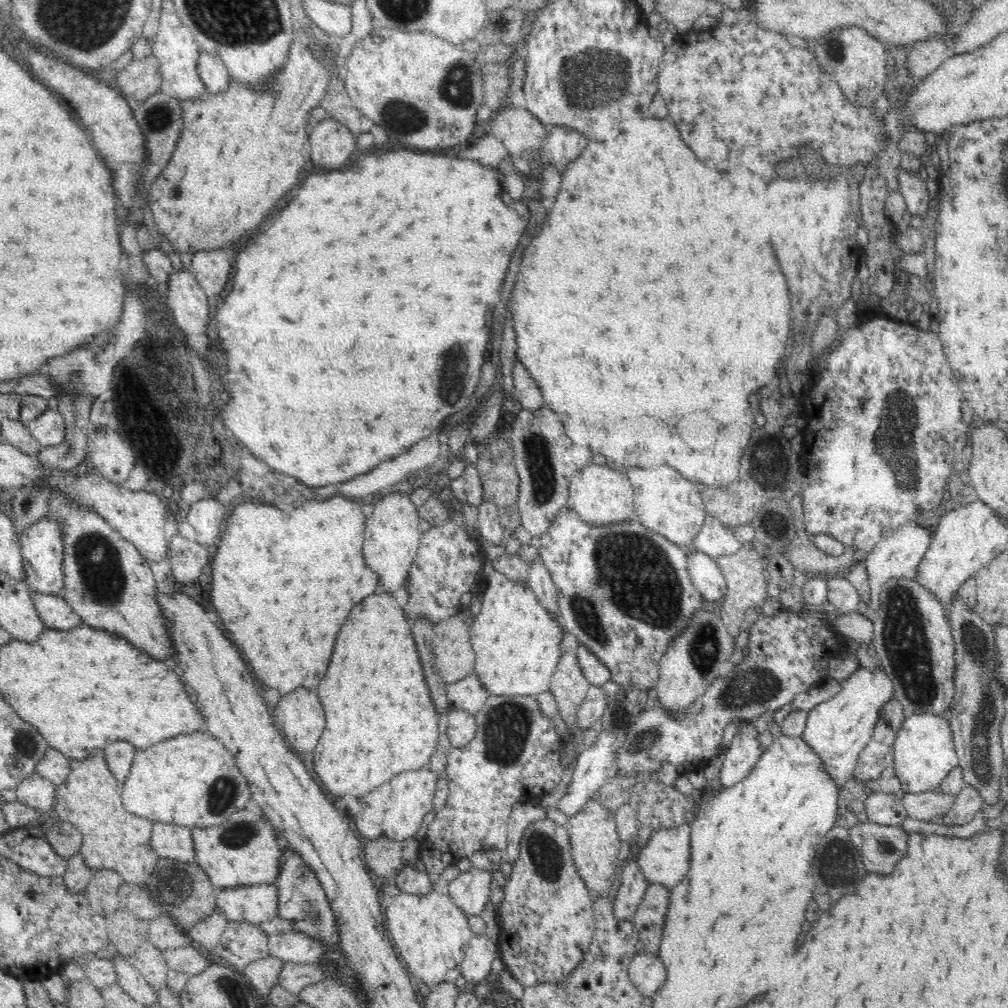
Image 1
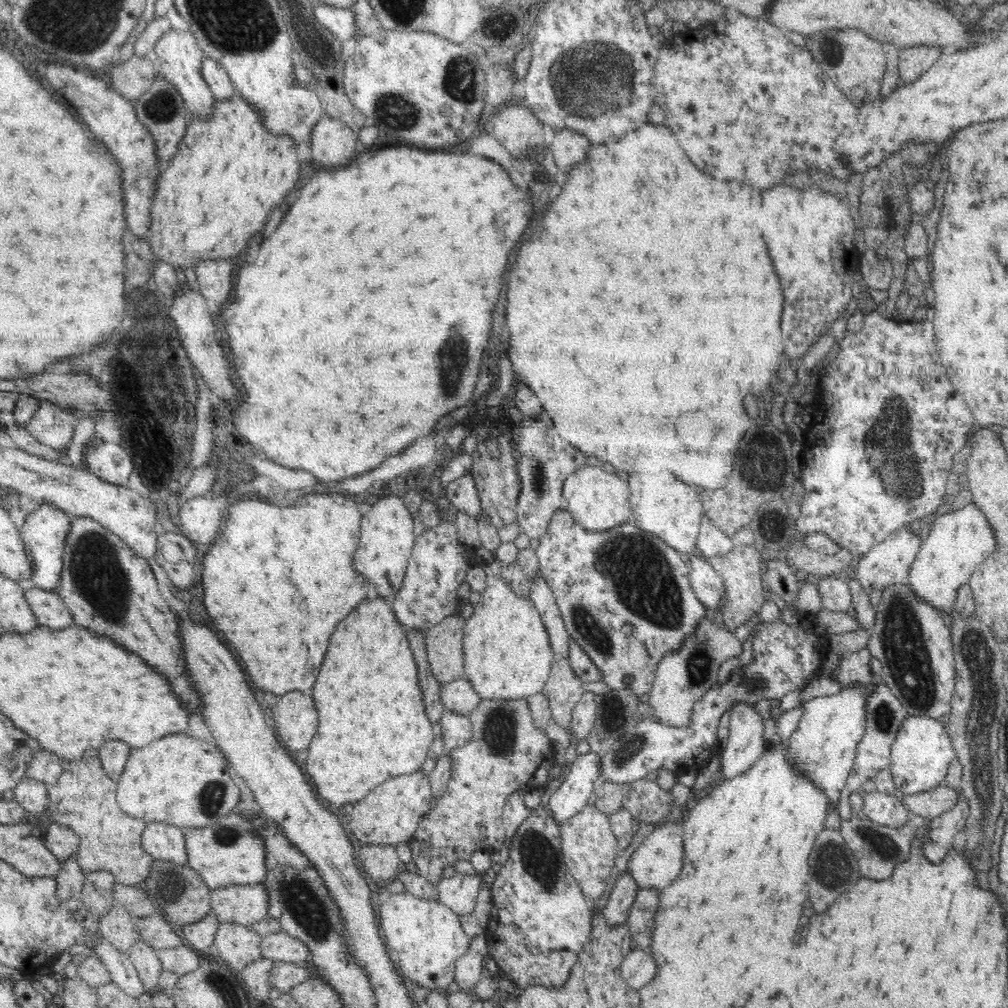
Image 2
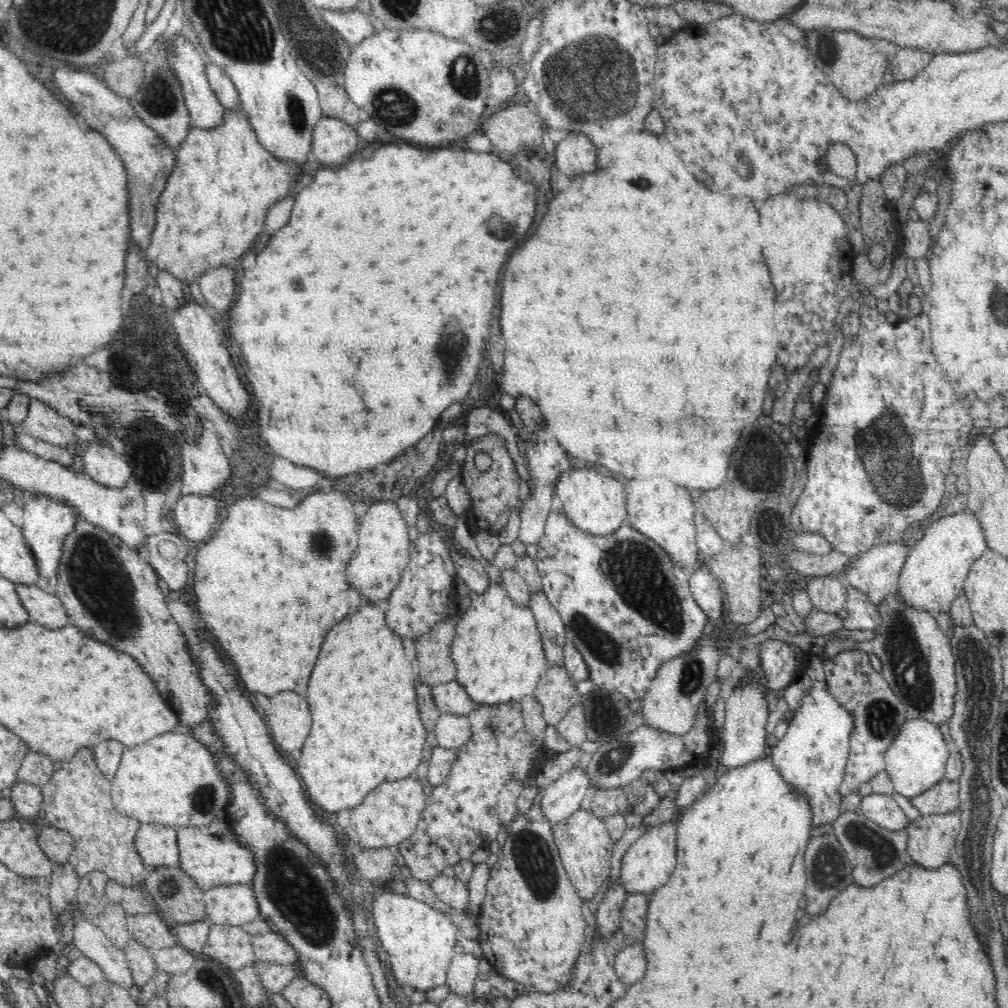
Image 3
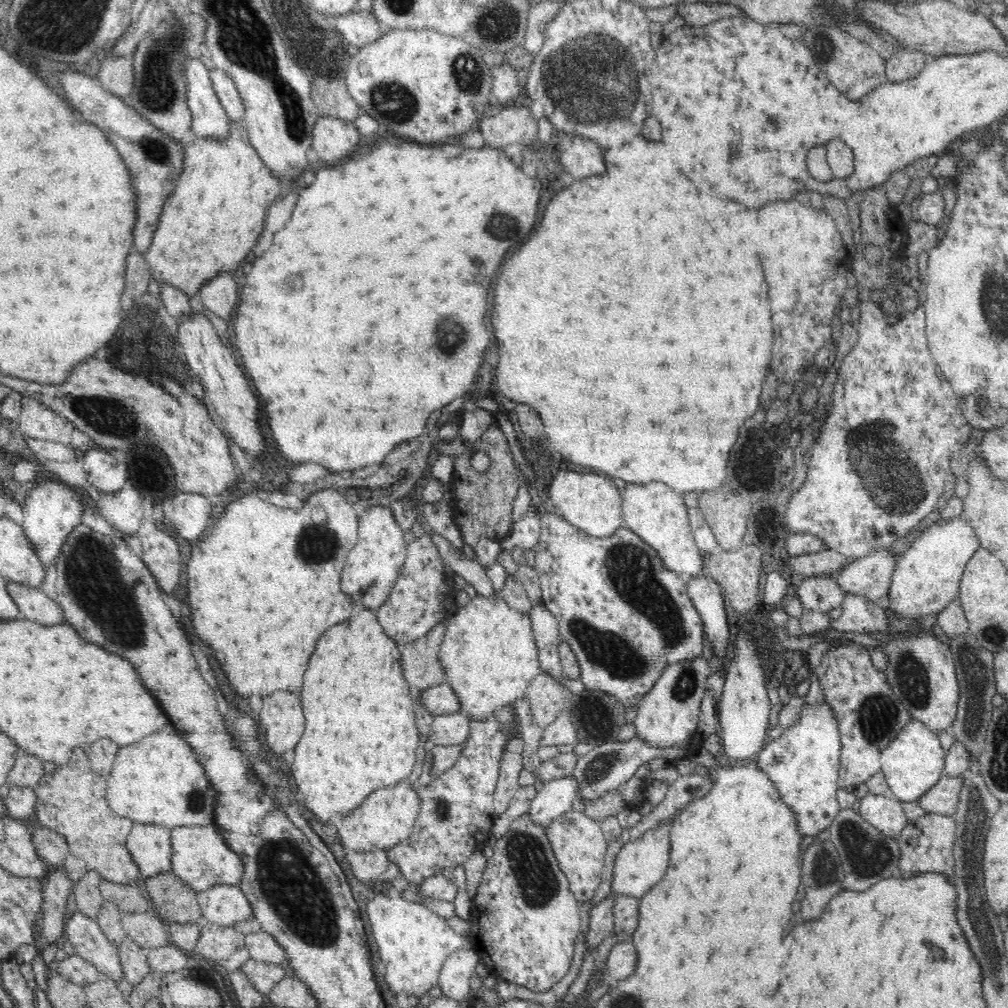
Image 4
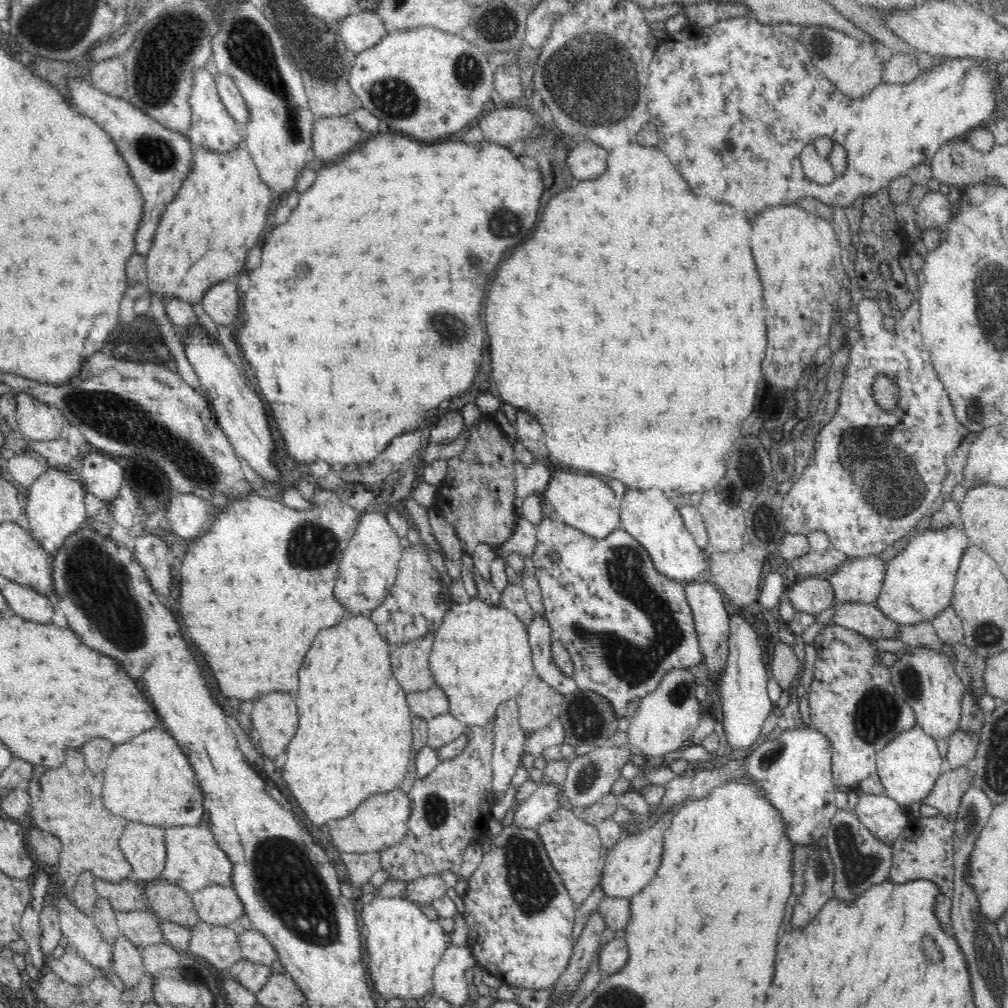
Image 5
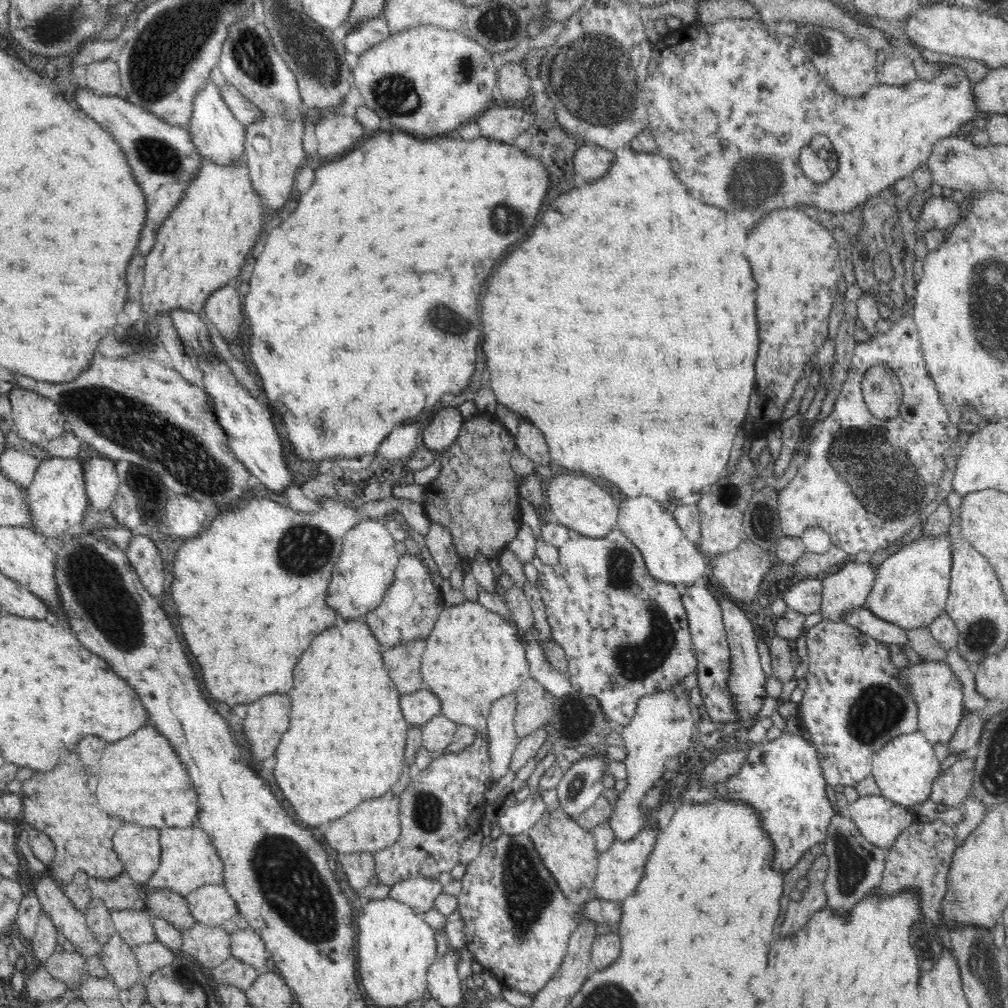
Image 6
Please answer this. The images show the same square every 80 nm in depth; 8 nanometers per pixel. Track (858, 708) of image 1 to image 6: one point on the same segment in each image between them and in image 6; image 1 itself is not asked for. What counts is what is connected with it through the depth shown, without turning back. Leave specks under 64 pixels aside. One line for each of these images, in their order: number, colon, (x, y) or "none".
2: (823, 747)
3: (812, 756)
4: (803, 763)
5: (795, 770)
6: (782, 778)

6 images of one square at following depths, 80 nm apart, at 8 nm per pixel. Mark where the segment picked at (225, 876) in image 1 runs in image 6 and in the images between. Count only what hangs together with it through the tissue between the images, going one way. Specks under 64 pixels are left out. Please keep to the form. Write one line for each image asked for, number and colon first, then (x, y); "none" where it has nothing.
2: (230, 854)
3: (212, 855)
4: (200, 857)
5: (193, 859)
6: (188, 860)

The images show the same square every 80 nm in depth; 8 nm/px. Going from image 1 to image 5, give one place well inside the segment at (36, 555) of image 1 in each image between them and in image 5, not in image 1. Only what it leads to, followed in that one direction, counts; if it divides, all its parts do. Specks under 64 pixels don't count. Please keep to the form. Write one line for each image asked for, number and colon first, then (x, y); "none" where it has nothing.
2: (44, 532)
3: (47, 522)
4: (52, 510)
5: (54, 505)

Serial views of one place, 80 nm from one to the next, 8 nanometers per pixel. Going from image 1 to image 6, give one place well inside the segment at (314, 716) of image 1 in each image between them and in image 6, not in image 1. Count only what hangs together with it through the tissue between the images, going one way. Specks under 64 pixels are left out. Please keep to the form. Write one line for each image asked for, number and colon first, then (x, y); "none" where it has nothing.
2: (294, 718)
3: (288, 719)
4: (281, 719)
5: (275, 717)
6: (266, 722)

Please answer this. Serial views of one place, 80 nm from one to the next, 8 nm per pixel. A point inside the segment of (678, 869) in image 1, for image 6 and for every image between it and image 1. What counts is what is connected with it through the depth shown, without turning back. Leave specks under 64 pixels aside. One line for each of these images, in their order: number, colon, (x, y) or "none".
2: (657, 862)
3: (649, 862)
4: (640, 864)
5: (630, 865)
6: (619, 870)

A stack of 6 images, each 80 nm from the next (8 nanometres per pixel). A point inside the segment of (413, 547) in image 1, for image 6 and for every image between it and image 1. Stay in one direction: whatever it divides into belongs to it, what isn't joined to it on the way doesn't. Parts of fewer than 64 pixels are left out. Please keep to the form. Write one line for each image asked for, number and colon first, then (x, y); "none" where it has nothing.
2: (386, 540)
3: (376, 565)
4: (373, 565)
5: (369, 566)
6: (368, 559)

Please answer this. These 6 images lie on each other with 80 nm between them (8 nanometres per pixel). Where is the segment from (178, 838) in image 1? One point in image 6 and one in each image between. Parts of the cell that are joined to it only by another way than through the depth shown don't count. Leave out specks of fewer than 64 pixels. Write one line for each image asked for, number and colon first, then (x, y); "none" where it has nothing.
2: (163, 842)
3: (157, 845)
4: (150, 846)
5: (144, 847)
6: (139, 848)

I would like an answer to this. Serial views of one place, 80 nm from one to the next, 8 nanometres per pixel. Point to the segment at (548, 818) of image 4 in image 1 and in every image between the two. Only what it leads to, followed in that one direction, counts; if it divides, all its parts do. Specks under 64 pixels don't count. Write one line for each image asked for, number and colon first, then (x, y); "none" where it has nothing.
1: (594, 766)
2: (572, 795)
3: (560, 799)

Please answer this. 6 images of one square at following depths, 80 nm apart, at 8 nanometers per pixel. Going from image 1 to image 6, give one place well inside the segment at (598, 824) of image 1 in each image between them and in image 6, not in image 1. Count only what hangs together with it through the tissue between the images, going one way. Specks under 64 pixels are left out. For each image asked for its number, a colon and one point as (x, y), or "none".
2: (589, 848)
3: (585, 846)
4: (579, 844)
5: (573, 845)
6: (569, 852)

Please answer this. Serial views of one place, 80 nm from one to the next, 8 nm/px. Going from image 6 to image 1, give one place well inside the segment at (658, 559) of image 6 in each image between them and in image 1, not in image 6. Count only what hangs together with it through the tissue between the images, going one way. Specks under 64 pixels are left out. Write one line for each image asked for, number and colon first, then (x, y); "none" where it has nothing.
1: (673, 507)
2: (664, 506)
3: (664, 512)
4: (658, 515)
5: (651, 518)

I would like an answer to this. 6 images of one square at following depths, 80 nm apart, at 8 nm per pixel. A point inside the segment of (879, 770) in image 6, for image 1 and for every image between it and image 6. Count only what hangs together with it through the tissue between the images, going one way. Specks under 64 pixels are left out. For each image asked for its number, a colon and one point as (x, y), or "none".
1: (924, 754)
2: (922, 752)
3: (915, 761)
4: (912, 763)
5: (909, 764)

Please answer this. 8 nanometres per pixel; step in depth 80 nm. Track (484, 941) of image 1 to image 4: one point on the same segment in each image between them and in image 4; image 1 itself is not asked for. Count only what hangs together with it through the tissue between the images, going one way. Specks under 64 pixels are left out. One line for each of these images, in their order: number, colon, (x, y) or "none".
2: (468, 971)
3: (461, 975)
4: (454, 980)

